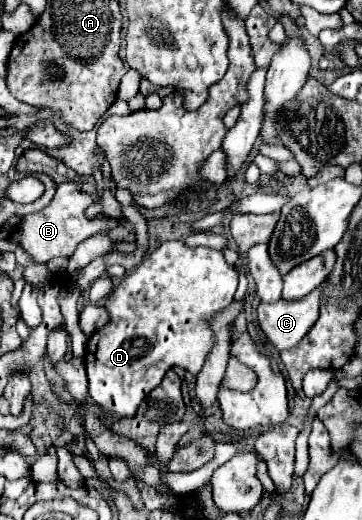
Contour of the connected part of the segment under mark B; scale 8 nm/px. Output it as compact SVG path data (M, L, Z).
M67 181L67 183L59 185L55 197L51 199L51 203L47 207L22 219L18 226L20 245L37 263L47 263L49 259L55 259L55 257L71 257L75 247L81 241L85 241L87 237L103 233L103 231L111 231L117 227L117 221L109 219L109 217L95 215L93 219L87 219L85 209L89 205L93 205L93 197L89 193L79 191L75 183Z

